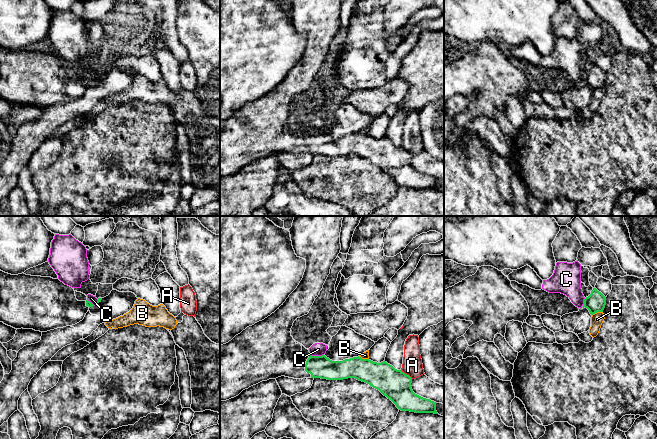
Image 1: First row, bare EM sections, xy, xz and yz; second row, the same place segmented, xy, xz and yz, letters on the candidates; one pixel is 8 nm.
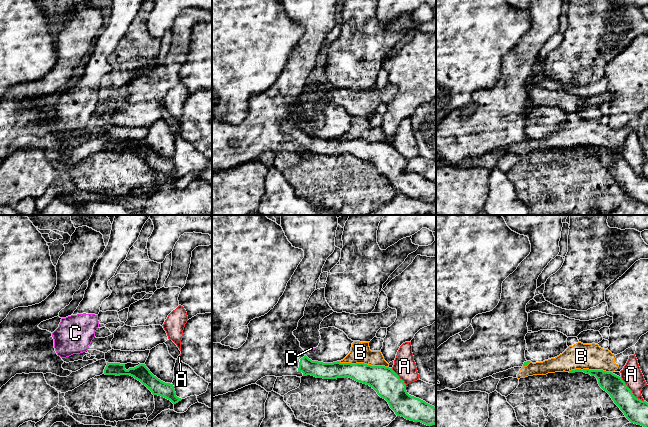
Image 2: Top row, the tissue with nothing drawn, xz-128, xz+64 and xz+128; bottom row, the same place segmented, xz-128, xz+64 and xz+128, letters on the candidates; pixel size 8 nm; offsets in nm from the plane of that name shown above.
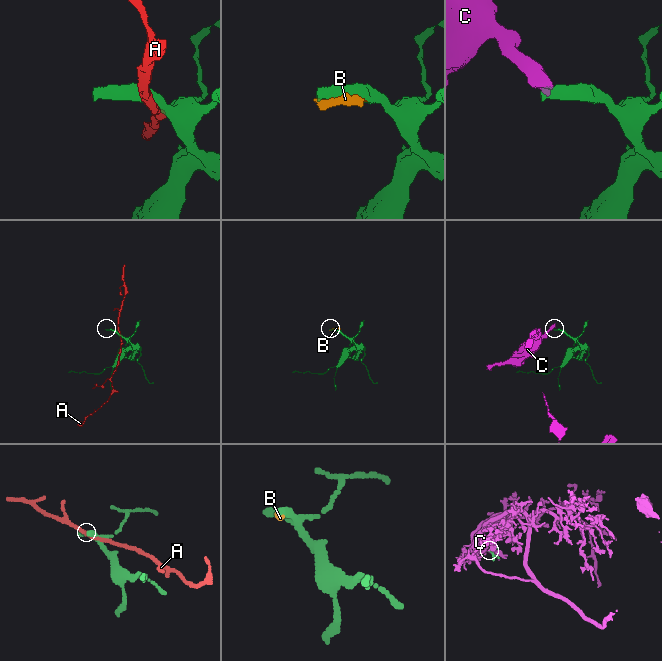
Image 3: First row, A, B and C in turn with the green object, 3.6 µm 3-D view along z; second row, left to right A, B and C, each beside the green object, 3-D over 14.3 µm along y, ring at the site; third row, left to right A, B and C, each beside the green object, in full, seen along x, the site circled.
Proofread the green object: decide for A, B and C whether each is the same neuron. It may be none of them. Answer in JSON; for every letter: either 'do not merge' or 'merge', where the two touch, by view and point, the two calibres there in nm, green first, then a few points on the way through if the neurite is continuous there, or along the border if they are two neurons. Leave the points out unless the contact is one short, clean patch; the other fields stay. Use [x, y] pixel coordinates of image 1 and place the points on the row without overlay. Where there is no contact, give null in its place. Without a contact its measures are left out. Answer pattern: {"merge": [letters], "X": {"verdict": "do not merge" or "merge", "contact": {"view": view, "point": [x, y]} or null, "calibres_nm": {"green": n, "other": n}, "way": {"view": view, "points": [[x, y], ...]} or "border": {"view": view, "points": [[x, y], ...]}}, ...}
{"merge": [], "A": {"verdict": "do not merge", "contact": {"view": "xz", "point": [406, 150]}, "calibres_nm": {"green": 240, "other": 160}}, "B": {"verdict": "do not merge", "contact": {"view": "yz", "point": [597, 87]}, "calibres_nm": {"green": 160, "other": 100}}, "C": {"verdict": "do not merge", "contact": {"view": "xz", "point": [317, 132]}, "calibres_nm": {"green": 180, "other": 110}, "border": {"view": "xz", "points": [[310, 130], [323, 131]]}}}

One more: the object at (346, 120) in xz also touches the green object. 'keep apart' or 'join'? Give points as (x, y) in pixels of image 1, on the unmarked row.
keep apart

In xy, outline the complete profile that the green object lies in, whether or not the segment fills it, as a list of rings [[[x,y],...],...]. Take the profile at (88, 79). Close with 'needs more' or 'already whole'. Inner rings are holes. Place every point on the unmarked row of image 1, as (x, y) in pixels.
[[[0,46],[0,98],[15,105],[47,108],[72,102],[82,97],[93,82],[88,76],[78,77],[74,65],[59,55],[24,49],[11,51]]]; needs more

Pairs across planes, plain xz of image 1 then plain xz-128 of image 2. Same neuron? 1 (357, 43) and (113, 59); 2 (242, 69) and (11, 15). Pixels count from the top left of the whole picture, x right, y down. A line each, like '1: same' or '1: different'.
1: same
2: same

